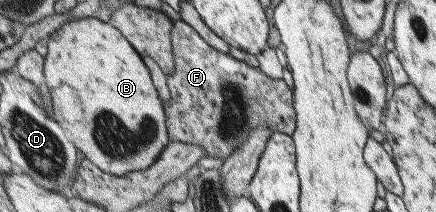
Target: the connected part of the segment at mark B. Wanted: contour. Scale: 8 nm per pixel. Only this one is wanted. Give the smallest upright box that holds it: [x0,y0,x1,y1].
[43,16,171,177]

